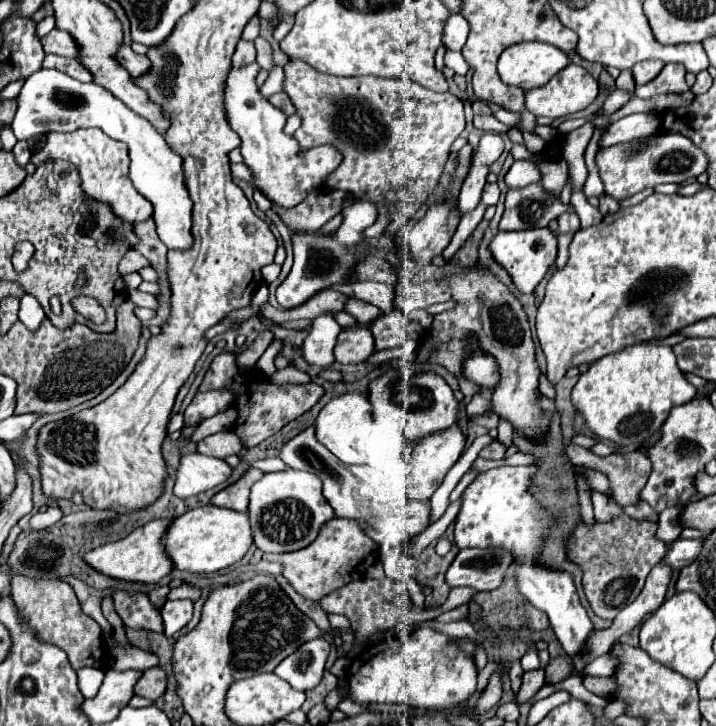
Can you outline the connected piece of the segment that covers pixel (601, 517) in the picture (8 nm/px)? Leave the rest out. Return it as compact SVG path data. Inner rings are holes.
M593 492L591 500L593 500L597 522L611 522L623 514L623 510L619 510L619 506L615 506L613 502L607 502L607 498L601 492Z

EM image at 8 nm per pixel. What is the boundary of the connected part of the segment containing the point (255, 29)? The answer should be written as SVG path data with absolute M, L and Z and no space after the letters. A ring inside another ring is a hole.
M255 15L245 26L241 38L248 41L254 41L260 32L260 24L258 20L258 16Z

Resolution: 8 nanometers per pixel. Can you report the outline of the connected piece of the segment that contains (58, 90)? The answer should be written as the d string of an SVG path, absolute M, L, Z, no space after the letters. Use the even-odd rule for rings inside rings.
M45 69L33 73L25 79L16 98L17 114L11 124L17 140L29 140L47 132L75 132L79 128L101 128L107 136L123 140L129 146L129 178L155 208L155 224L159 240L169 250L185 250L191 246L191 198L185 190L181 156L175 154L163 136L133 110L127 110L113 94L109 94L99 84L83 84L57 69Z

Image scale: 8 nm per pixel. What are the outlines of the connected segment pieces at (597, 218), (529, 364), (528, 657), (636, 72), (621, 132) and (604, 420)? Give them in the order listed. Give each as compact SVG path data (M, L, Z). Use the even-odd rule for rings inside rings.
M583 188L572 193L571 203L580 219L580 227L582 229L599 224L603 219L598 208L593 207L583 194Z
M475 268L469 274L455 274L445 282L417 284L417 288L413 290L407 288L405 296L403 290L399 290L395 304L401 310L405 310L407 306L427 308L429 304L447 302L447 300L457 300L459 306L435 316L431 332L423 336L419 342L415 360L443 364L459 378L459 388L469 398L477 392L477 386L461 376L461 360L465 354L465 338L473 334L475 338L479 338L479 344L483 344L483 350L487 350L497 358L501 368L501 380L493 394L493 412L499 414L501 418L507 418L519 432L525 432L529 436L539 436L541 432L545 432L549 420L543 418L543 412L537 406L537 378L541 372L535 362L535 346L531 340L529 322L519 300L487 270ZM431 346L437 346L437 352L431 352L429 350Z
M531 644L527 646L523 658L521 658L521 664L523 664L523 670L535 670L539 668L539 658L537 658L537 648Z
M643 60L643 62L637 62L631 72L633 72L633 78L635 78L635 84L641 86L641 84L647 84L651 82L661 70L663 70L663 62L659 60Z
M649 112L649 114L631 114L631 116L625 116L625 118L621 118L621 120L617 120L609 126L607 134L603 134L599 141L599 148L612 146L615 142L653 136L659 130L661 130L659 114L653 114L653 112Z
M633 344L593 362L573 386L571 402L595 438L615 446L639 446L661 428L673 406L689 402L695 394L697 388L685 380L669 346Z

